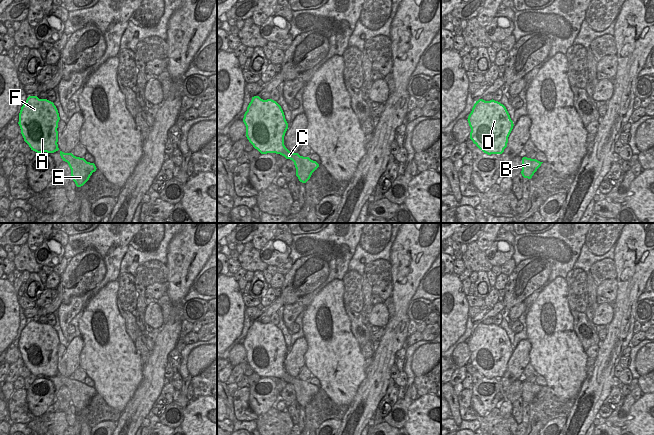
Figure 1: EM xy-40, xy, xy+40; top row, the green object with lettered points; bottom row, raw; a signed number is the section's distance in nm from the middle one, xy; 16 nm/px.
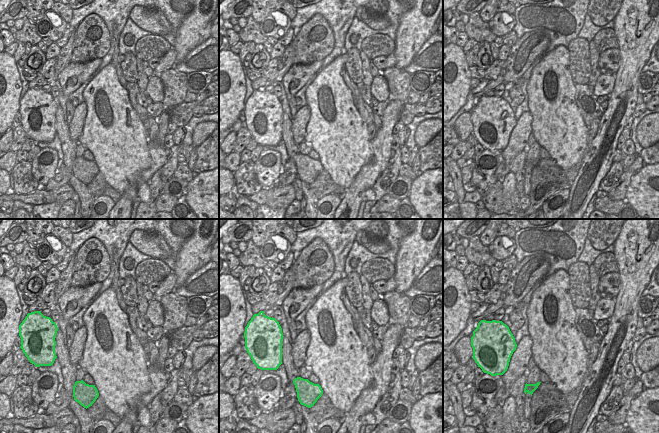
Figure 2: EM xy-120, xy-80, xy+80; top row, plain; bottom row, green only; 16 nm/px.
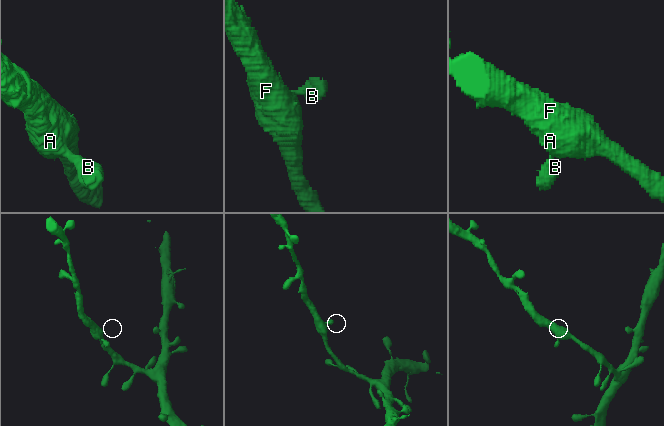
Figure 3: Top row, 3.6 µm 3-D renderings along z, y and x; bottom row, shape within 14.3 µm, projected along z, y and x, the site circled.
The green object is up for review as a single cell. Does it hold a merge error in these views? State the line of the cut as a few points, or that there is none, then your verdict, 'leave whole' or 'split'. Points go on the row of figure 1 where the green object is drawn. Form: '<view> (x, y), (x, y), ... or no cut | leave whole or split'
no cut | leave whole

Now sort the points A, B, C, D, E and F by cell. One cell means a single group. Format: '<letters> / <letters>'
A B C D E F

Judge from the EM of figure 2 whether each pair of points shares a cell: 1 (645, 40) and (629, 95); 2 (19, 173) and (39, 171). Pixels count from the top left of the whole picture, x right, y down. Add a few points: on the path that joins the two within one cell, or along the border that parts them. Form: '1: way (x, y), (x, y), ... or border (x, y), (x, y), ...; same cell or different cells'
1: way (634, 54), (629, 71), (629, 81); same cell
2: border (30, 163), (32, 175), (41, 185); different cells

